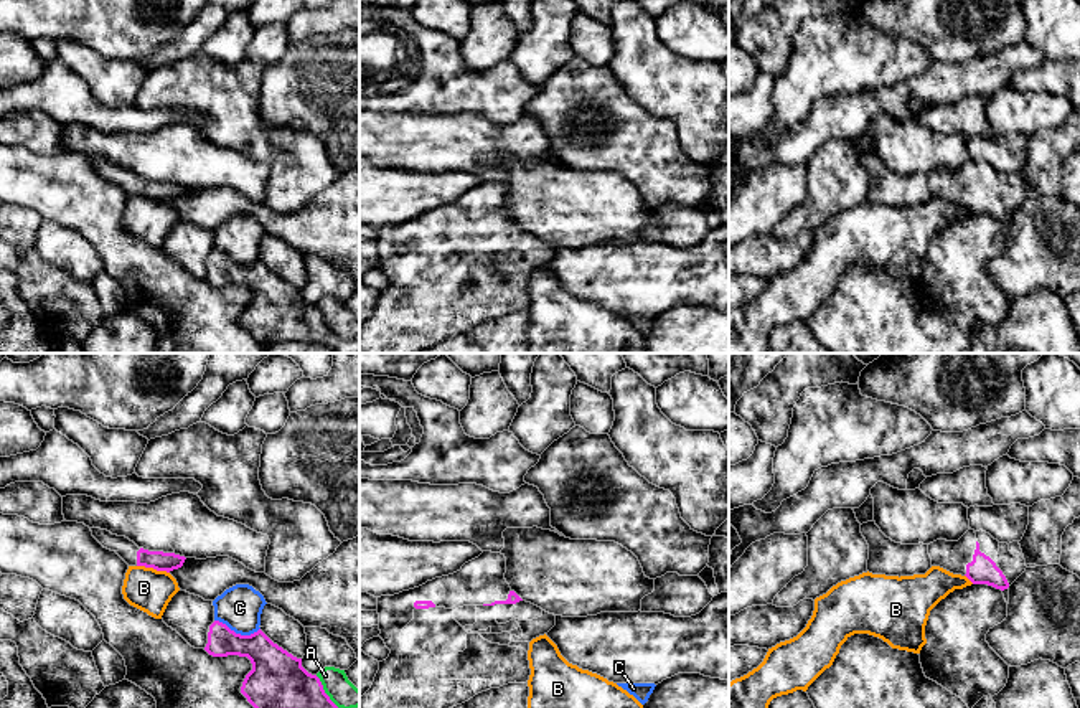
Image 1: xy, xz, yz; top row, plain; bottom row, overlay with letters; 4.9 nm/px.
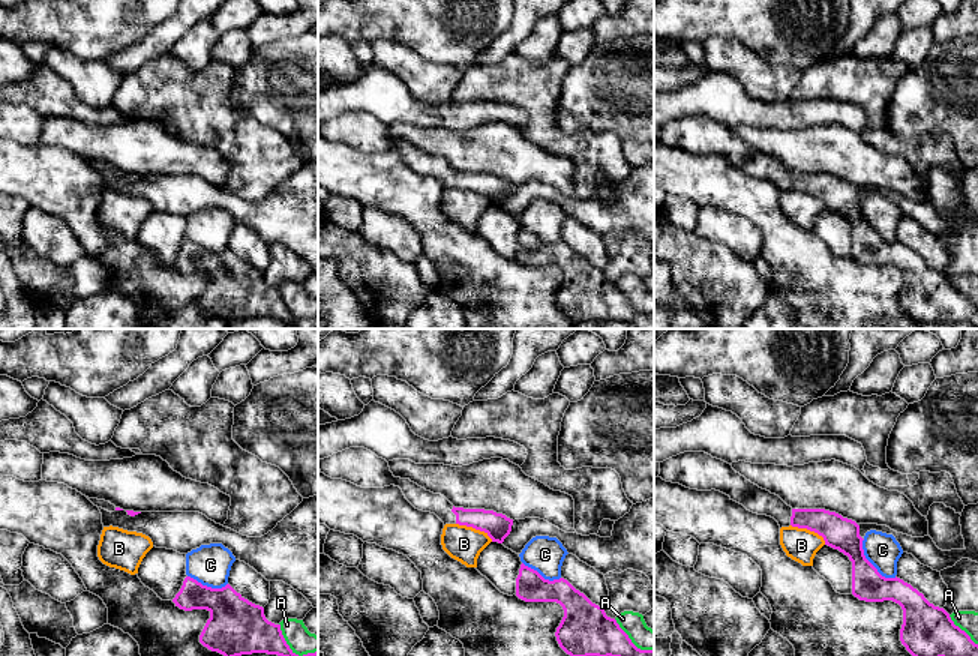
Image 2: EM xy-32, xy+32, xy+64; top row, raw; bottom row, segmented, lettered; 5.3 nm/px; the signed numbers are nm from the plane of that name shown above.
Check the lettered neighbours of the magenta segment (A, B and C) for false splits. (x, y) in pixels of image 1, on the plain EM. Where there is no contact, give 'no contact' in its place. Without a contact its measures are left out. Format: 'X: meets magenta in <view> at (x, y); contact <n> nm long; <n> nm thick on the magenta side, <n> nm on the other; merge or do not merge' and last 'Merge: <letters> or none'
A: meets magenta in xy at (332, 332); contact 260 nm long; 260 nm thick on the magenta side, 140 nm on the other; do not merge
B: meets magenta in xy at (154, 198); contact 170 nm long; 100 nm thick on the magenta side, 200 nm on the other; do not merge
C: meets magenta in xy at (238, 264); contact 220 nm long; 220 nm thick on the magenta side, 220 nm on the other; do not merge
Merge: none

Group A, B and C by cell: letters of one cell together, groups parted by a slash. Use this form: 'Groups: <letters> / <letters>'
Groups: A / B / C

